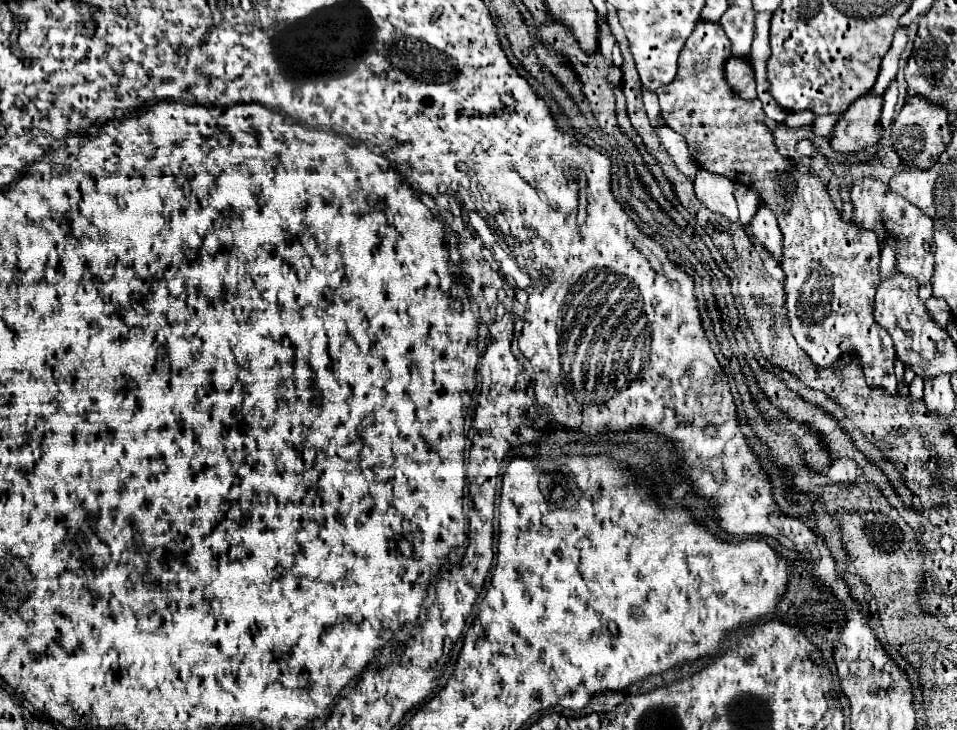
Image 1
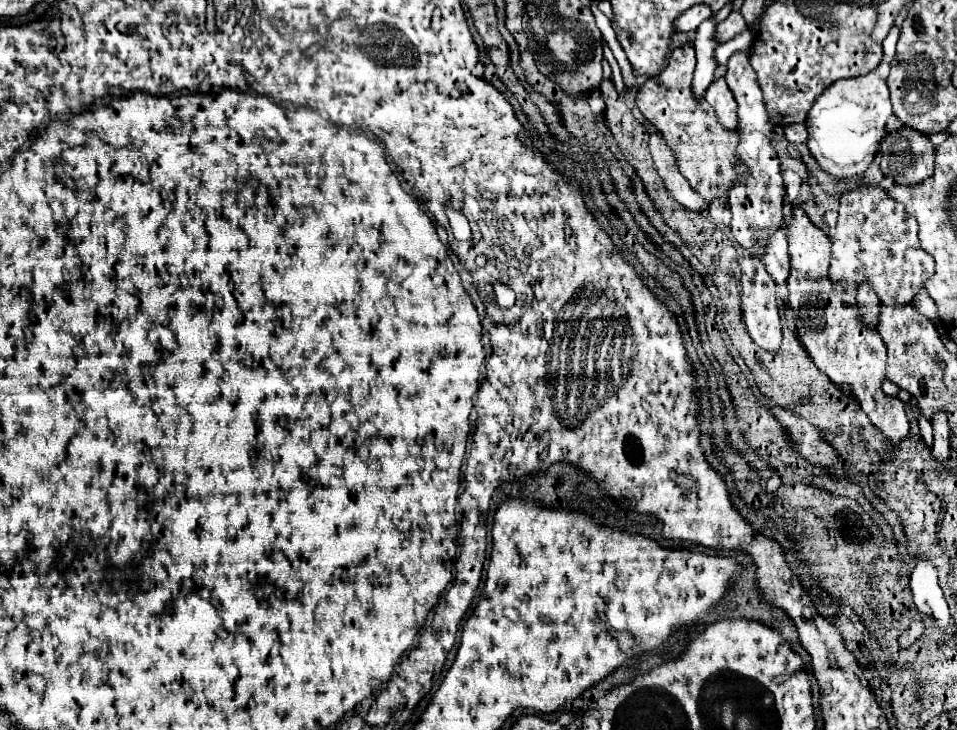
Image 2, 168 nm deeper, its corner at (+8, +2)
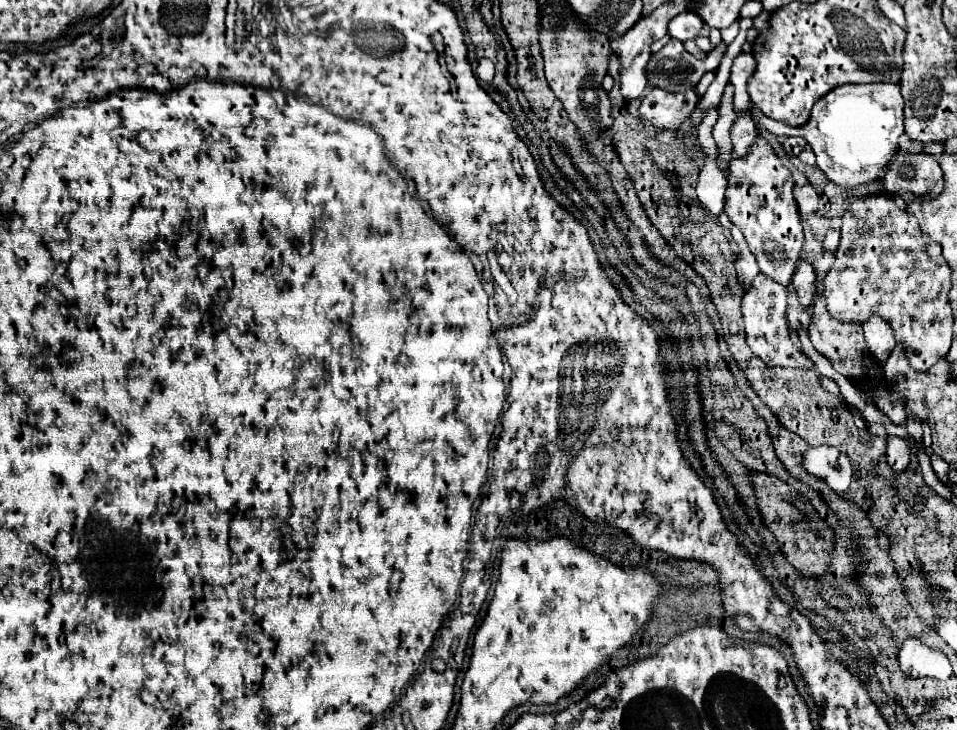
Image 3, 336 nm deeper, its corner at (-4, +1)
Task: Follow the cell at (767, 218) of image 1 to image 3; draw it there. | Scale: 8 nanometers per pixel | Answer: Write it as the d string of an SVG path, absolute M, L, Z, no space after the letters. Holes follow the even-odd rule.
M799 259L799 265L795 267L795 273L793 273L791 283L793 283L793 287L795 287L795 293L797 293L797 297L799 297L801 307L805 307L805 309L813 303L815 279L817 279L817 275L815 275L811 263Z

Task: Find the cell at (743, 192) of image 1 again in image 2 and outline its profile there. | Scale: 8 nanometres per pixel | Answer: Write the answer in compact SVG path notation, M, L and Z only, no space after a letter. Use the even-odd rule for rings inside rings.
M737 52L729 58L727 62L729 70L727 70L727 84L737 100L737 114L739 114L739 146L737 146L737 152L735 152L735 158L739 164L745 164L747 166L747 174L739 176L733 184L731 184L731 190L729 190L729 210L733 214L731 218L731 232L733 232L733 238L739 242L739 246L743 250L747 250L751 254L751 258L761 258L765 254L765 240L777 232L781 226L783 226L783 198L785 198L785 186L783 186L783 178L781 178L781 170L779 170L779 160L777 160L777 154L775 150L771 148L771 132L773 132L773 124L765 112L765 104L763 104L763 94L761 94L761 88L755 80L755 70L751 68L749 60L747 60L747 52Z

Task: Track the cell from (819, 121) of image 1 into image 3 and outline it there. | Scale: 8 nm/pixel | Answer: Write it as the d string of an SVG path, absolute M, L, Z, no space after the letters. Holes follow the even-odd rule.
M789 137L789 139L783 141L783 145L785 145L785 151L787 151L789 155L799 155L799 153L805 149L807 143L805 143L801 137Z

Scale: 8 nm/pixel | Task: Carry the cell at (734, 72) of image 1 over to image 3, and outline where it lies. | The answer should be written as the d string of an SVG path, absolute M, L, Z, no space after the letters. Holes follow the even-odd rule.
M737 111L735 113L735 121L731 125L731 141L733 141L733 153L737 157L743 157L753 139L757 137L757 127L755 127L755 121L751 117L751 113L747 111Z

